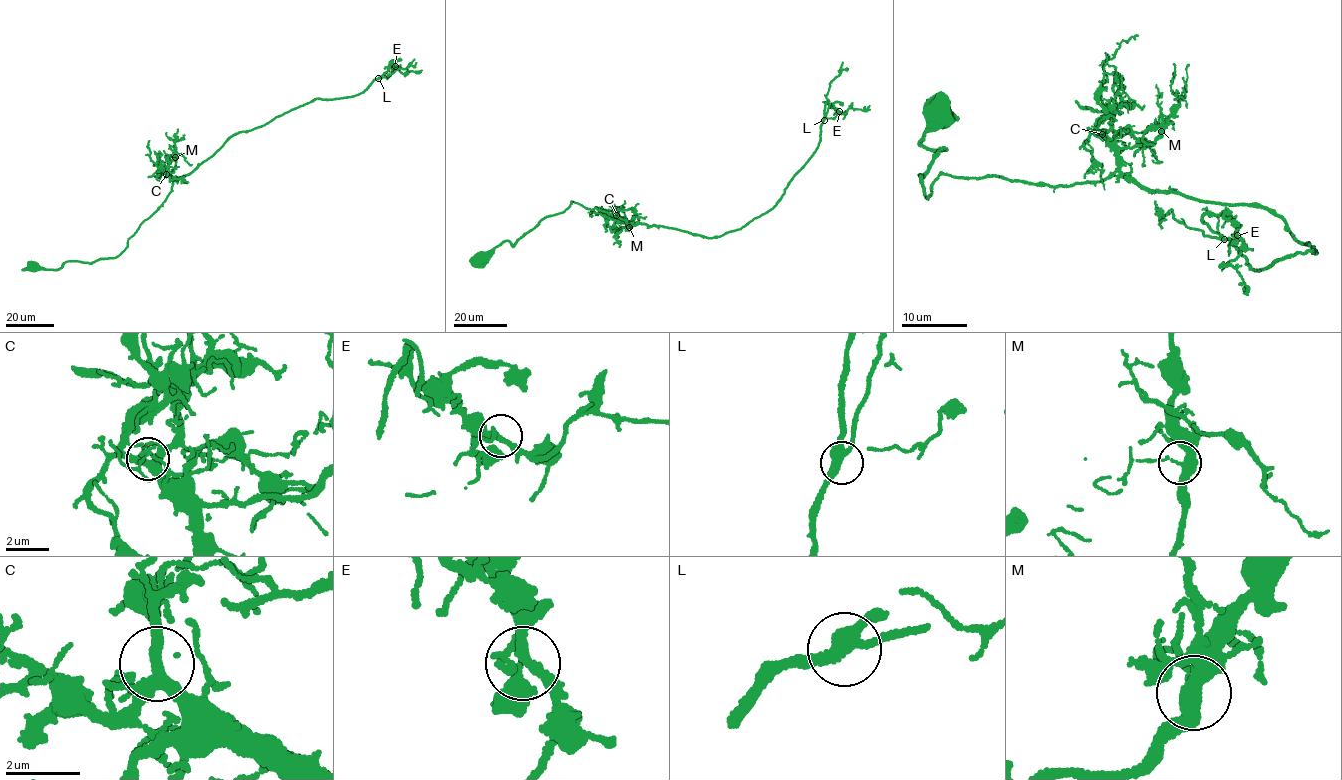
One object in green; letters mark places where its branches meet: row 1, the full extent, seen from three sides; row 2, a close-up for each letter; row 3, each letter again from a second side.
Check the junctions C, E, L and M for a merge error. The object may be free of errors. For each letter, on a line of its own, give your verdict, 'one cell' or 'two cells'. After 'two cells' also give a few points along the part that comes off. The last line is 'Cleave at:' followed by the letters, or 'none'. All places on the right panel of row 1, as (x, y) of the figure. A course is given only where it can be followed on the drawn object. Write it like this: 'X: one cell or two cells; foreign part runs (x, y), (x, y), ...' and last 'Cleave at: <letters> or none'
C: one cell
E: one cell
L: one cell
M: one cell
Cleave at: none

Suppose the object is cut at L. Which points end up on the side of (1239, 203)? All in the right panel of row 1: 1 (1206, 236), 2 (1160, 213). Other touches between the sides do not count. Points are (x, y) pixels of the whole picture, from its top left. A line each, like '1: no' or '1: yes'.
1: no
2: no

